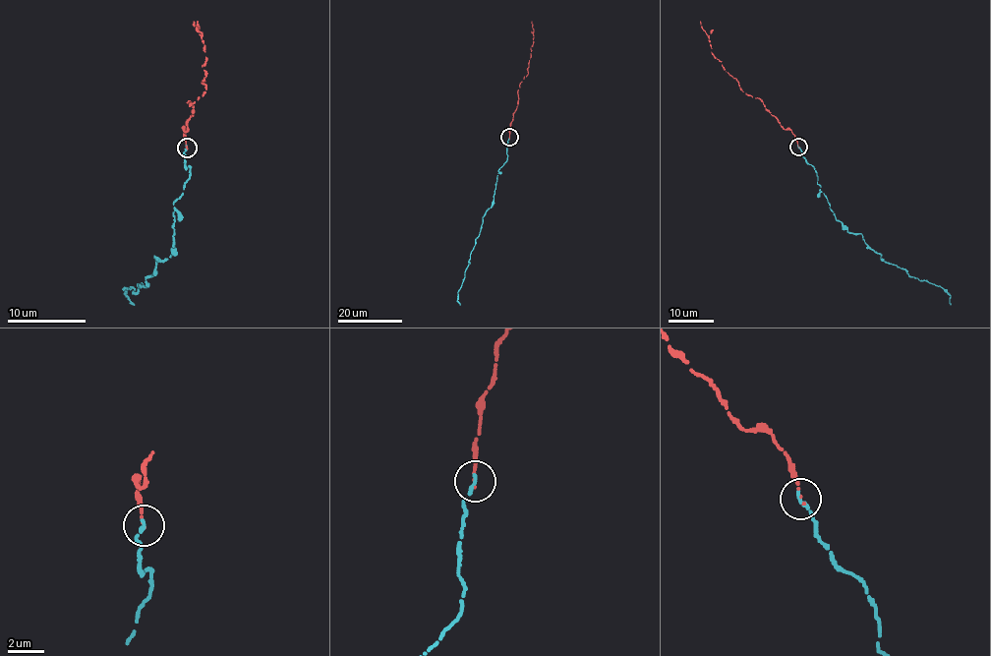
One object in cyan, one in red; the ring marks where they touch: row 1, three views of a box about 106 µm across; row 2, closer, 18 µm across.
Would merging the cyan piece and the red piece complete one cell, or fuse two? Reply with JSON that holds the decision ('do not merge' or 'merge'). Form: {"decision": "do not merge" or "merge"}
{"decision": "merge"}

